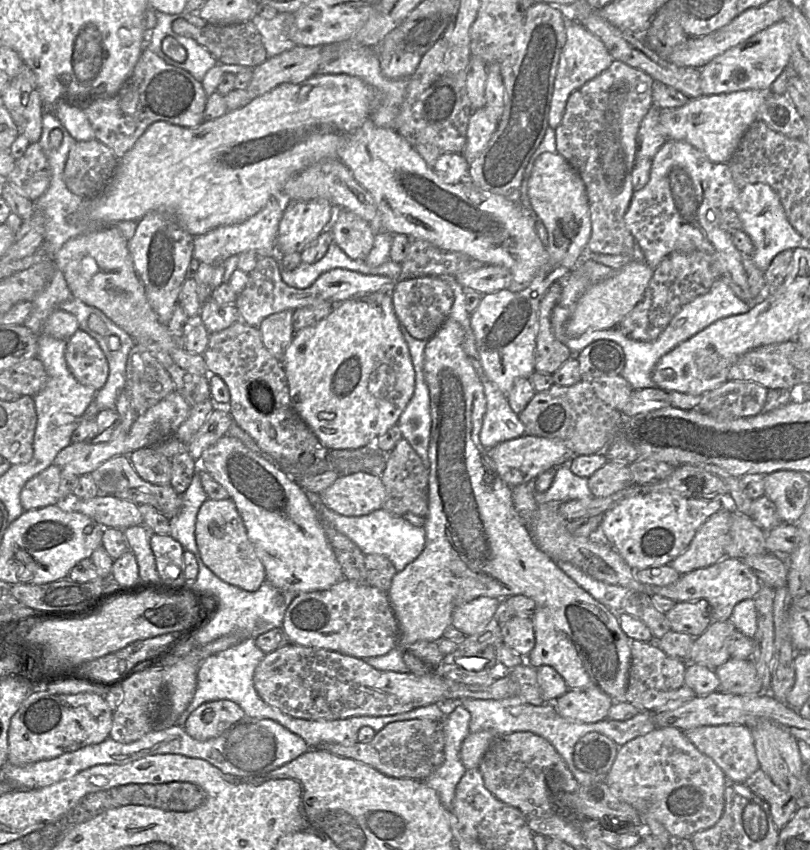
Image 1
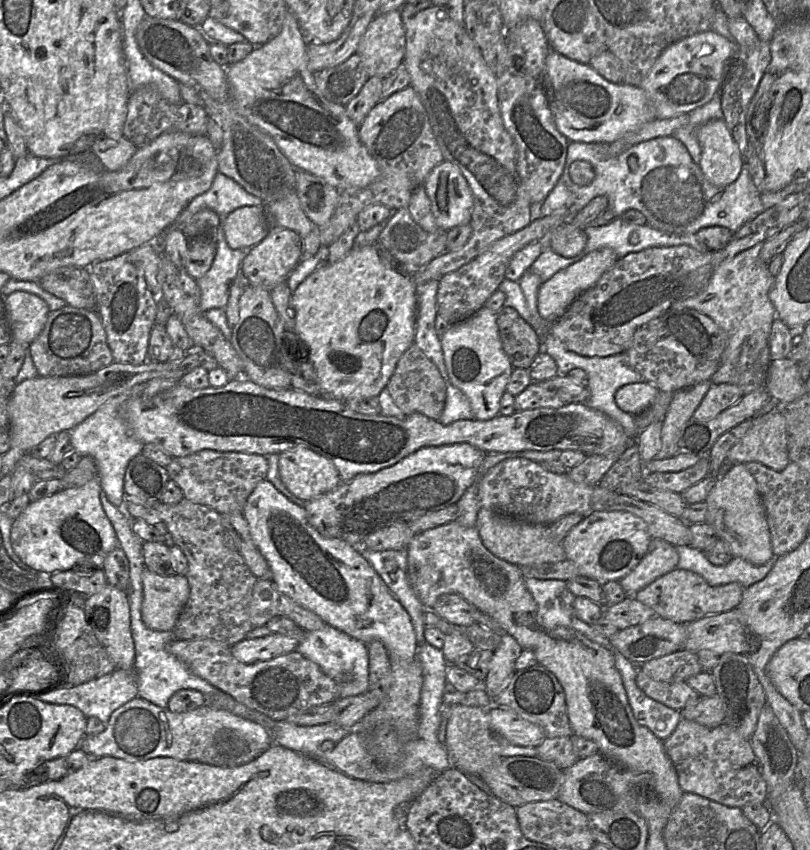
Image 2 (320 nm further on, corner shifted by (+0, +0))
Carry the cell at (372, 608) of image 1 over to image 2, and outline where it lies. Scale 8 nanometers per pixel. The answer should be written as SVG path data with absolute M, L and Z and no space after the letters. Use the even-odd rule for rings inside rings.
M298 628L291 634L271 634L266 637L245 638L231 646L232 655L242 663L268 660L296 651L305 631Z

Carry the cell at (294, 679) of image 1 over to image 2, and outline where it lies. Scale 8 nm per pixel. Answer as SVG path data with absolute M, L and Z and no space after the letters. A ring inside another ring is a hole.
M175 639L168 645L168 651L195 675L273 720L287 721L301 710L329 704L338 698L336 683L316 663L297 651L268 660L242 663L232 655L231 646L211 639Z

